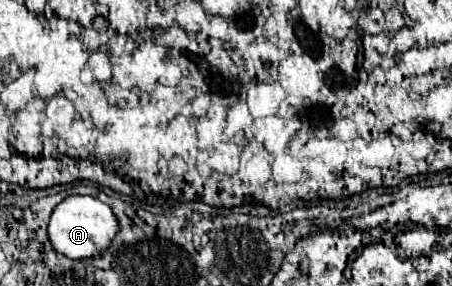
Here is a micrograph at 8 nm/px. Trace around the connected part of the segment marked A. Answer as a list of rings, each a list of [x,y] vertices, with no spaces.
[[[71,195],[63,199],[49,221],[49,241],[53,249],[69,259],[91,259],[103,255],[119,231],[119,221],[109,205],[89,195]]]

